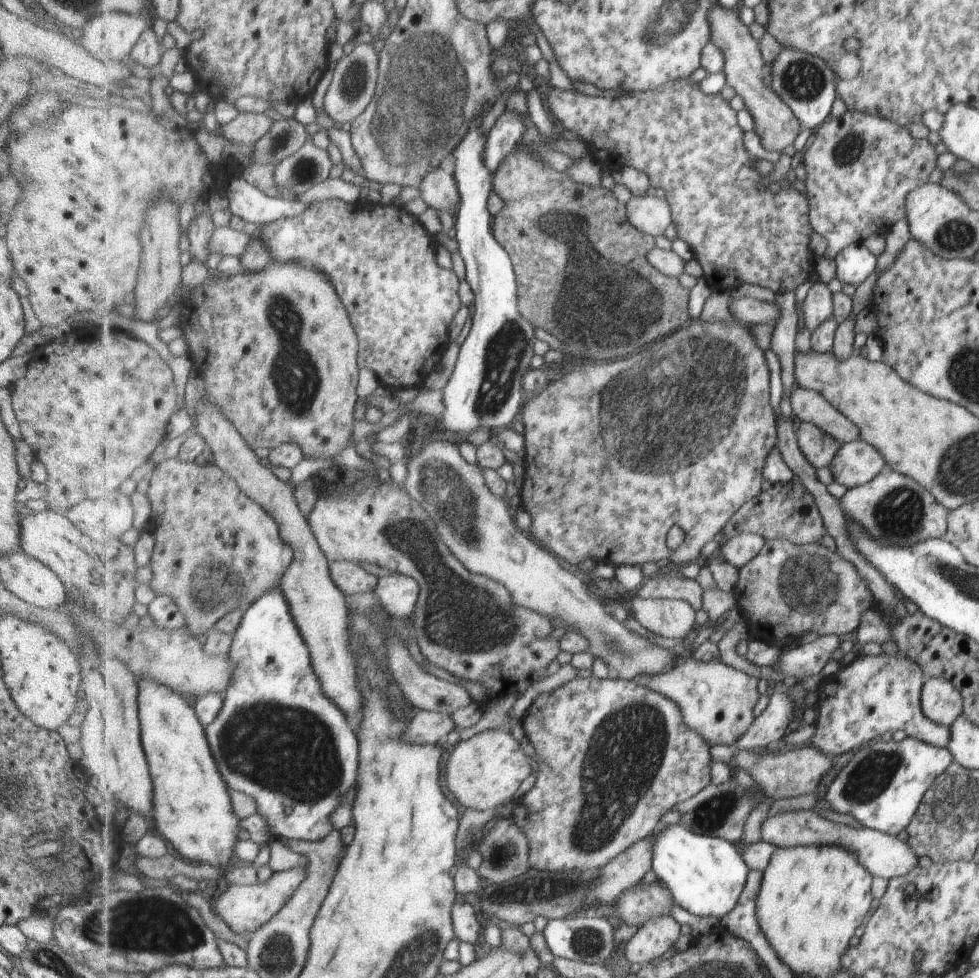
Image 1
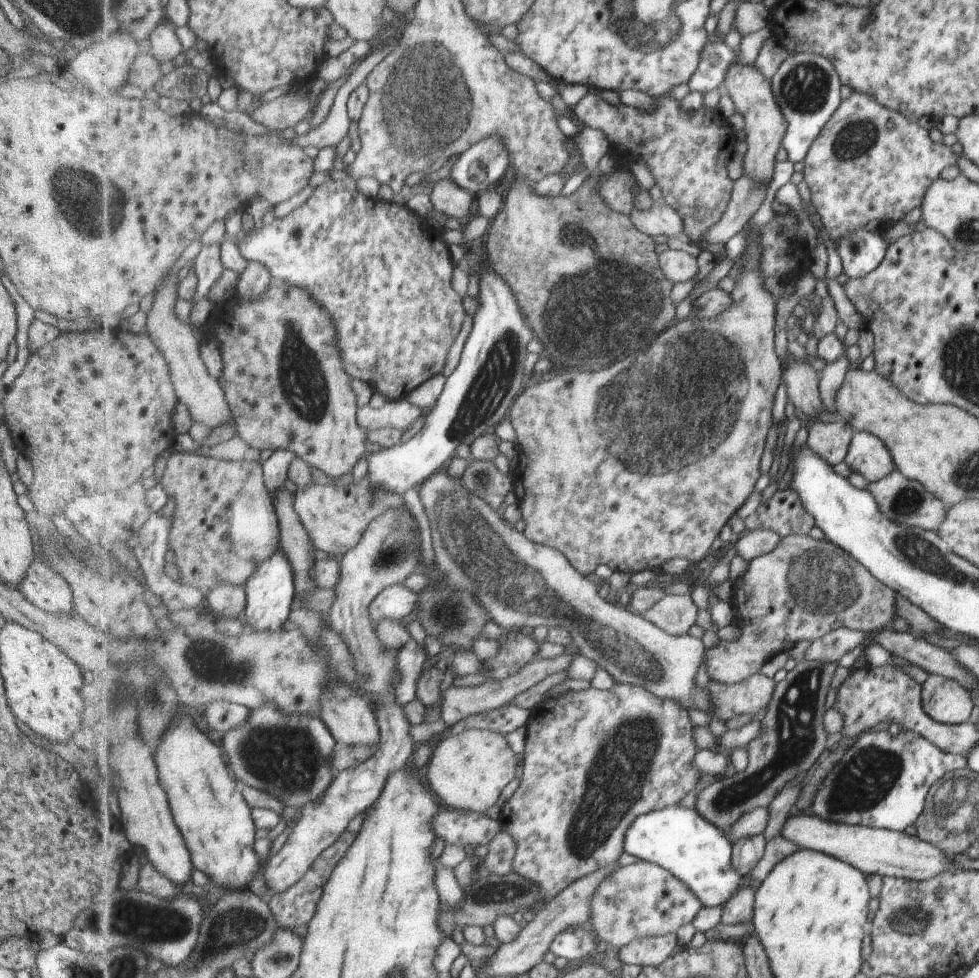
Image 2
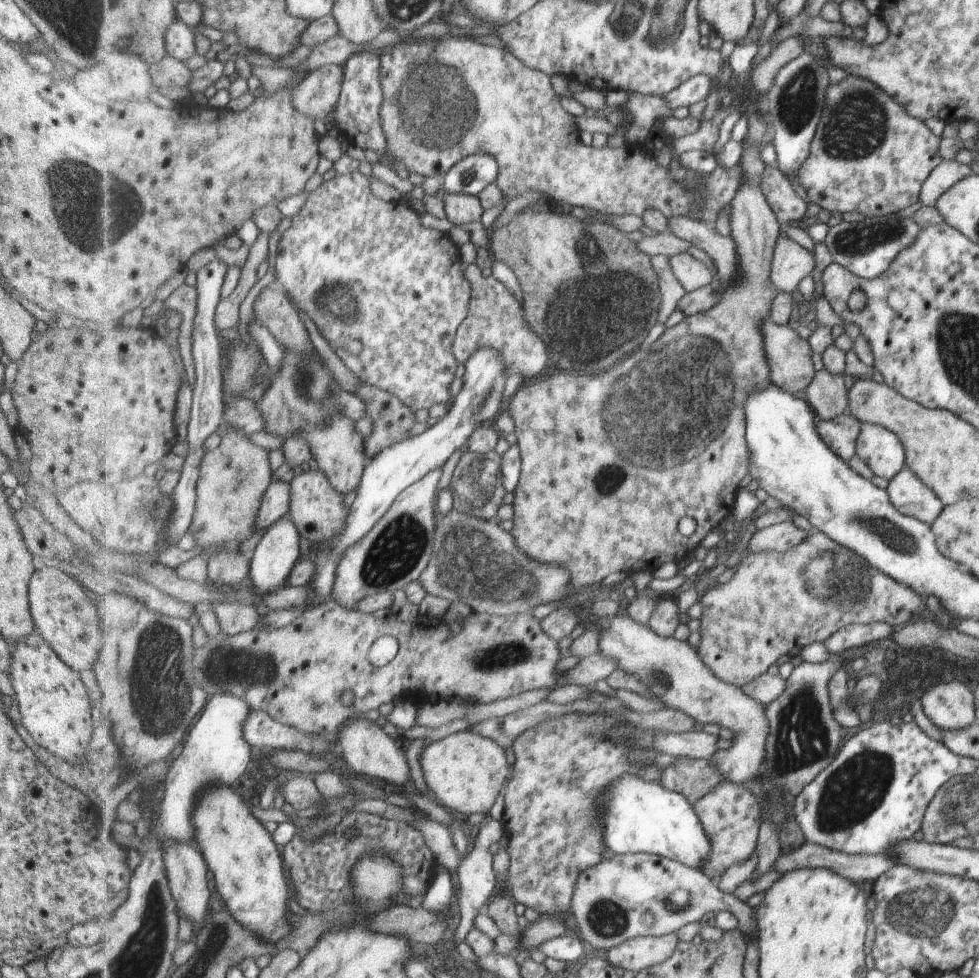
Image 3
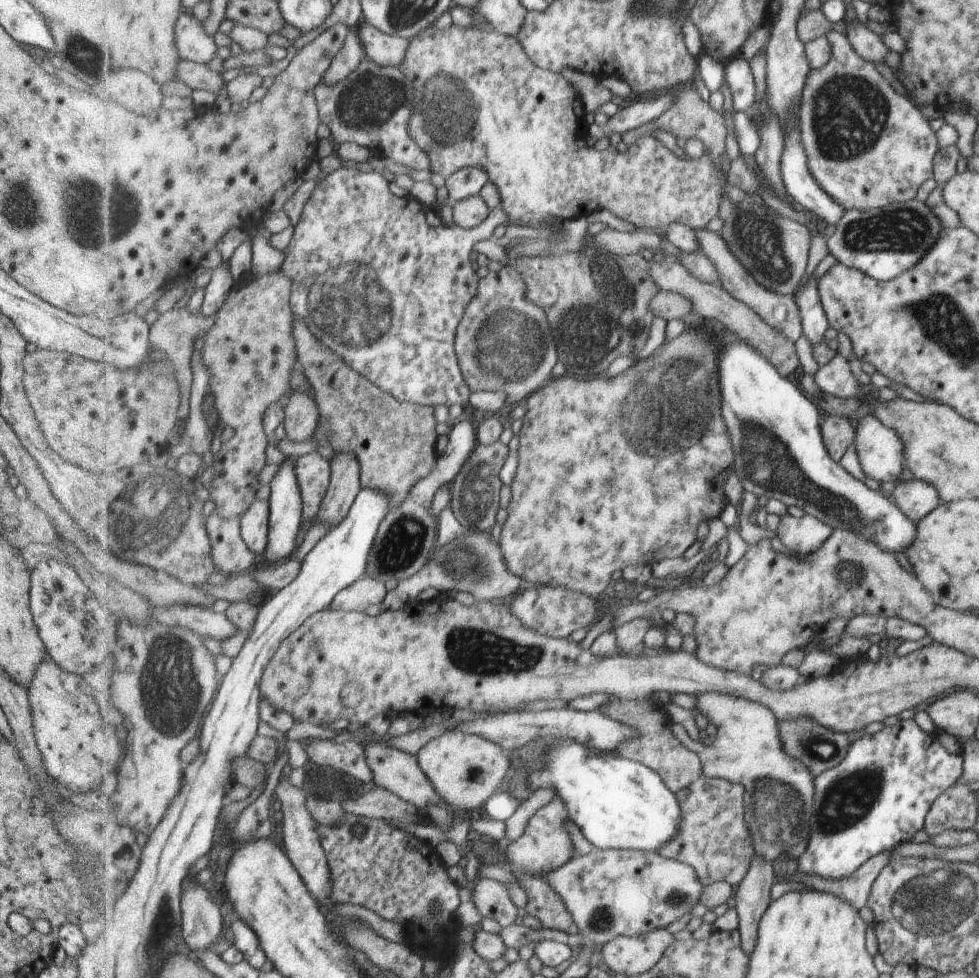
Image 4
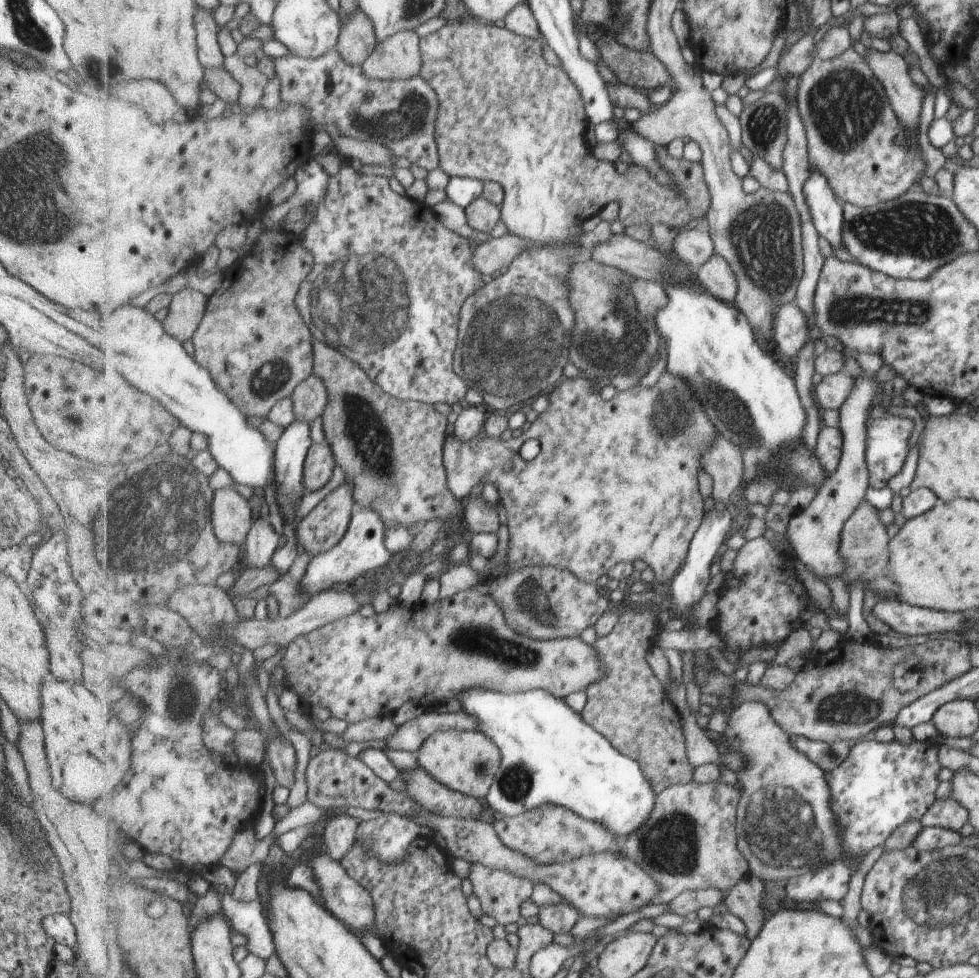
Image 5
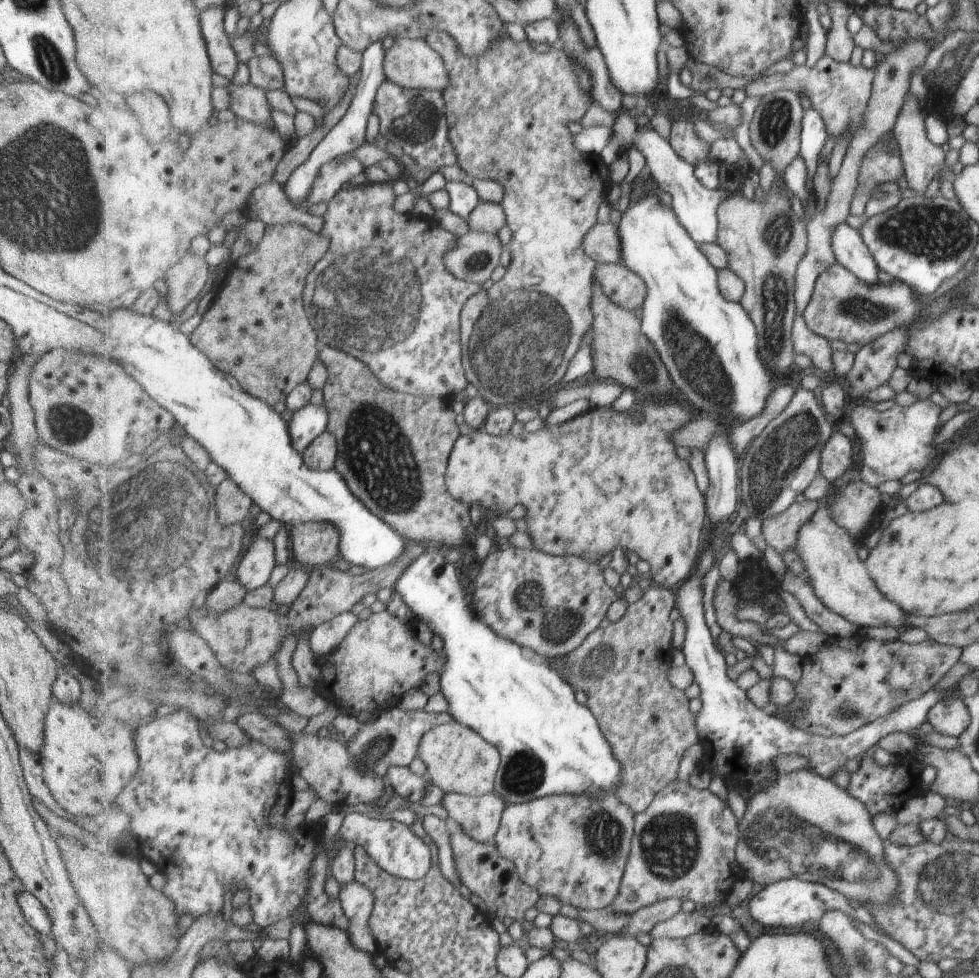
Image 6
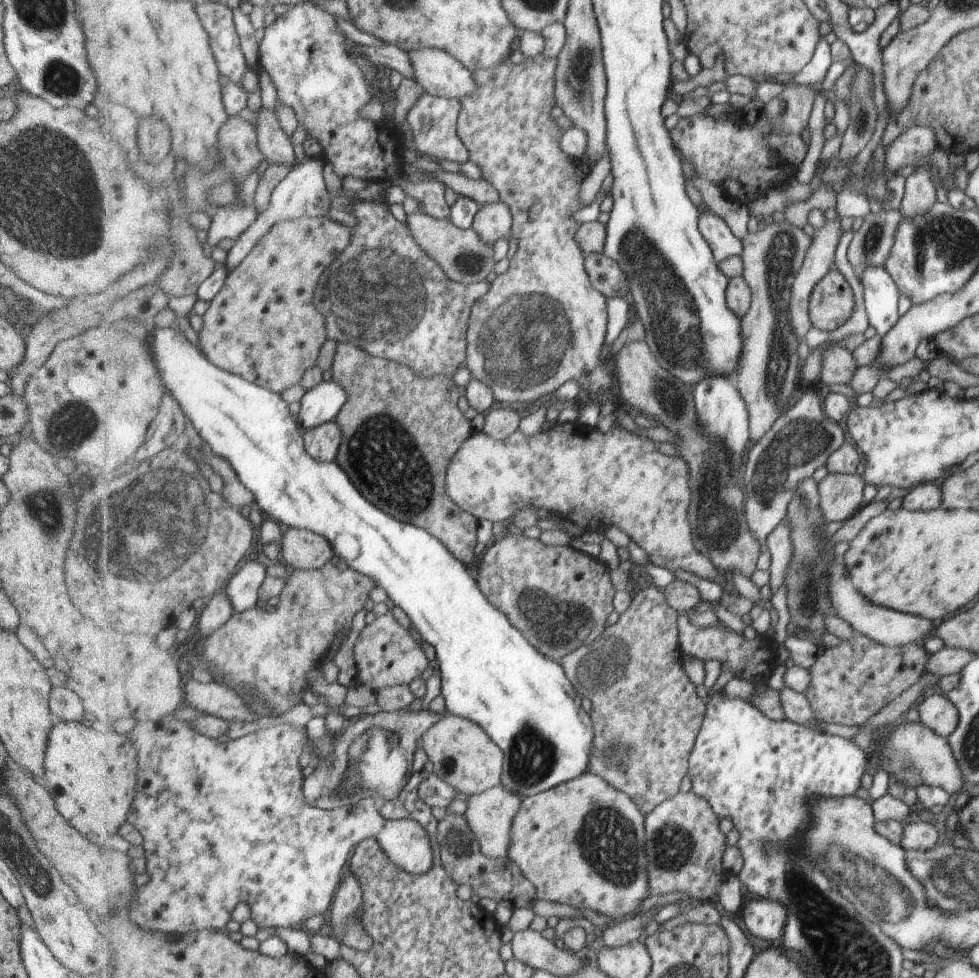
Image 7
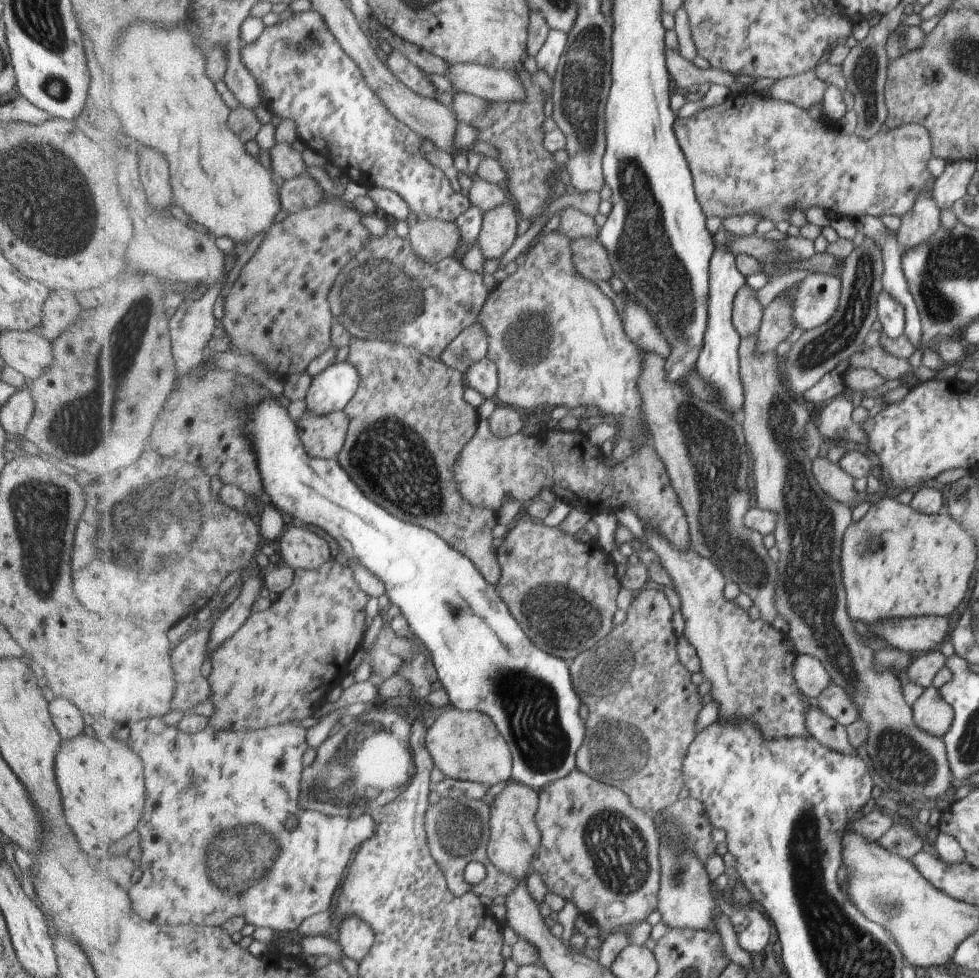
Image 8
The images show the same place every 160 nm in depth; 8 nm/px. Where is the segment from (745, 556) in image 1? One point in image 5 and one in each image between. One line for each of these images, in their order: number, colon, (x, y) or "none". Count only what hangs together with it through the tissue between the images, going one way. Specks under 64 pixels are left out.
2: (750, 544)
3: (784, 536)
4: (805, 534)
5: (813, 533)

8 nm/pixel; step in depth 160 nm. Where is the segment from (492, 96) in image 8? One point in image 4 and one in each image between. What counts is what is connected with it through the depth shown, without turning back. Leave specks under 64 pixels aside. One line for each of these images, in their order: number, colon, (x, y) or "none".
4: (386, 50)
5: (399, 57)
6: (411, 63)
7: (439, 73)

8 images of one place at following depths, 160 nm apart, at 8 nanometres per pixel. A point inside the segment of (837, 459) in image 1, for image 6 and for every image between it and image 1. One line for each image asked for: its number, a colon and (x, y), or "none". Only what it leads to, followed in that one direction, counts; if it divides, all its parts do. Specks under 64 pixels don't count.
2: (866, 455)
3: (878, 448)
4: (879, 451)
5: (887, 435)
6: (894, 440)

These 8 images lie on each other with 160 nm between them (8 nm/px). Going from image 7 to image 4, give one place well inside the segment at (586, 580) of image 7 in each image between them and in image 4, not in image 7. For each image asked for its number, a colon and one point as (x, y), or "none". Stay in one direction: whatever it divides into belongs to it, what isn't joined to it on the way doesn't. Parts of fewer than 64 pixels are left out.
4: (555, 611)
5: (545, 603)
6: (550, 604)

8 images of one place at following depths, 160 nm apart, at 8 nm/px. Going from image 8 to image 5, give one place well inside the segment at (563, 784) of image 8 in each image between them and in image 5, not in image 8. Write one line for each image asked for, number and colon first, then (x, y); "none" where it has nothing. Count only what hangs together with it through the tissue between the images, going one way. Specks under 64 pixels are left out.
5: (549, 834)
6: (575, 847)
7: (567, 840)

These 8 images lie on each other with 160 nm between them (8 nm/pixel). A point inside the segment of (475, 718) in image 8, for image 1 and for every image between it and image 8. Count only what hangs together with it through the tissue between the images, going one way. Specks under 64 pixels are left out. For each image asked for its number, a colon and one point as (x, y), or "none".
1: (483, 772)
2: (469, 771)
3: (466, 771)
4: (466, 769)
5: (468, 761)
6: (458, 759)
7: (463, 754)

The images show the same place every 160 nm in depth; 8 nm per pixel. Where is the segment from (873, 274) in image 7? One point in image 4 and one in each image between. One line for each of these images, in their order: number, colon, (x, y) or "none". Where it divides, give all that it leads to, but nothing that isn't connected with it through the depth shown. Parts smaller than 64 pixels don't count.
4: (799, 185)
5: (826, 214)
6: (849, 251)

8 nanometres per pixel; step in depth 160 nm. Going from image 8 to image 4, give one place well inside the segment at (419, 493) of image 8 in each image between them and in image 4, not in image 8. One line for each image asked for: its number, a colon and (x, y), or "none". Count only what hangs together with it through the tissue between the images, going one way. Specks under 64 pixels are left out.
4: (396, 442)
5: (392, 452)
6: (394, 448)
7: (388, 403)

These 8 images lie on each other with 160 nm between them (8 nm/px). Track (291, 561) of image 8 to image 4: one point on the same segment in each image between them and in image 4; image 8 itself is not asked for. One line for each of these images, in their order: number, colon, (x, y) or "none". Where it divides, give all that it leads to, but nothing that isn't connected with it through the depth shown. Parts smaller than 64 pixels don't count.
4: (345, 487)
5: (325, 526)
6: (313, 544)
7: (305, 549)

